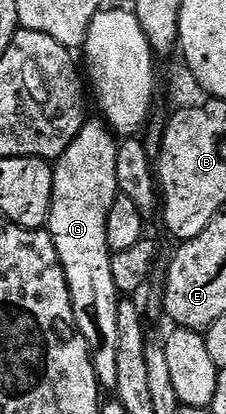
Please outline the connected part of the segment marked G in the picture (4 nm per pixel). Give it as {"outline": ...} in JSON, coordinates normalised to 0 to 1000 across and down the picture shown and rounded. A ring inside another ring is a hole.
{"outline":[[[389,290],[354,309],[336,338],[301,348],[301,357],[235,394],[239,442],[230,444],[230,493],[212,553],[230,570],[230,589],[248,589],[248,618],[265,618],[265,638],[283,647],[283,667],[301,676],[301,705],[319,725],[327,785],[372,812],[398,843],[407,879],[425,899],[425,918],[456,944],[513,944],[513,763],[531,713],[513,696],[513,676],[496,676],[496,609],[478,599],[478,512],[496,512],[496,493],[531,466],[513,435],[513,377],[527,336],[465,292]]]}

